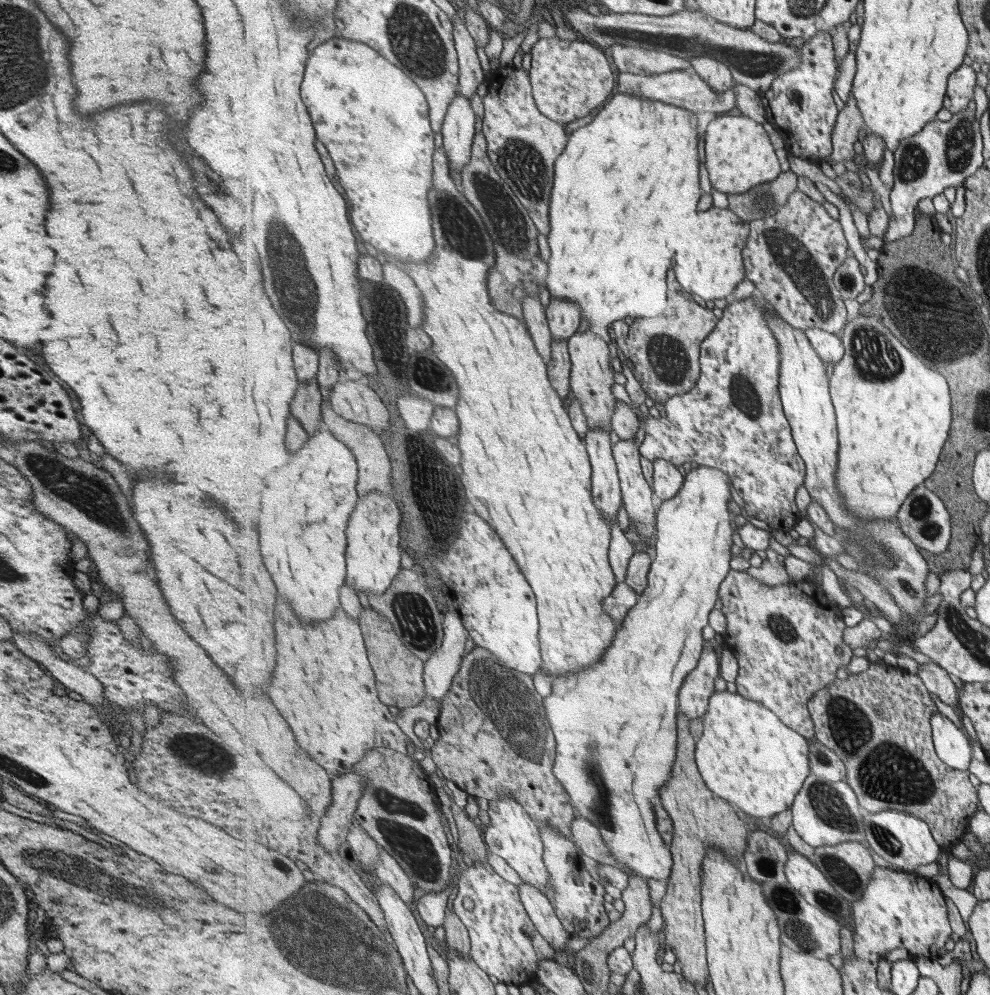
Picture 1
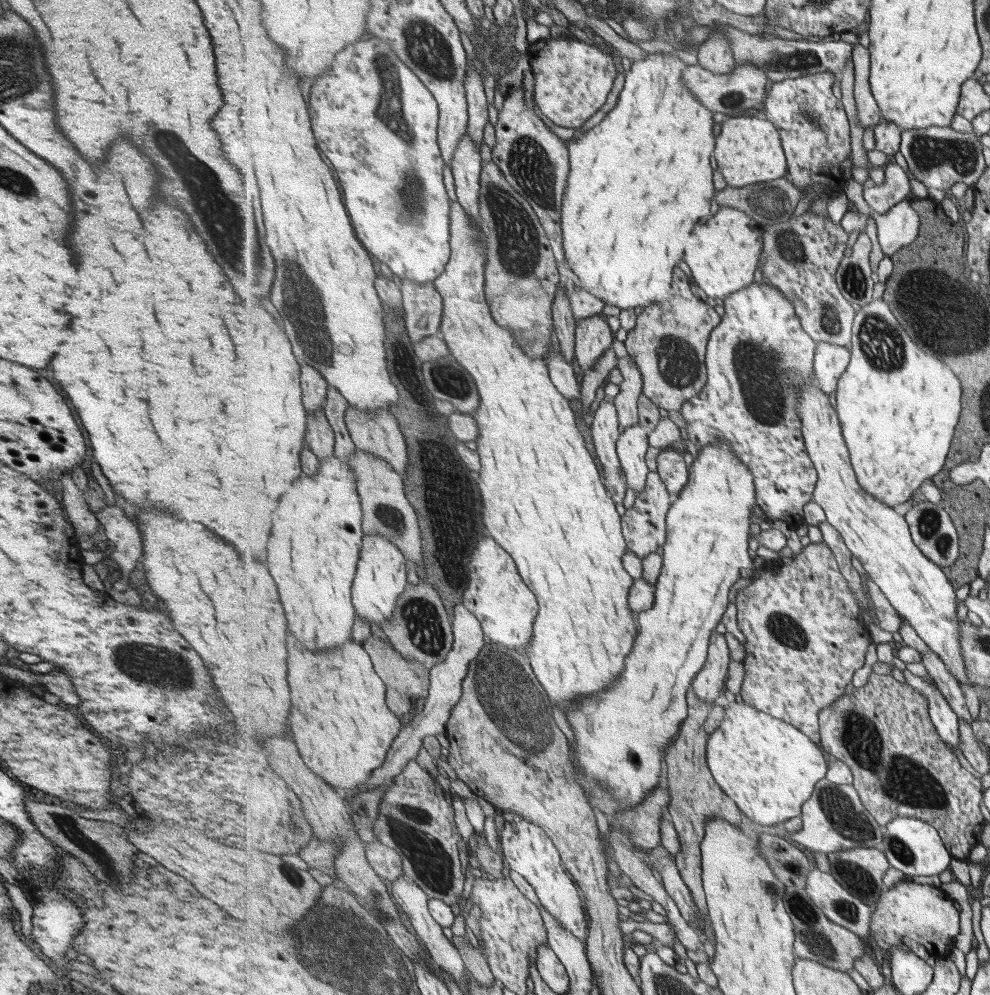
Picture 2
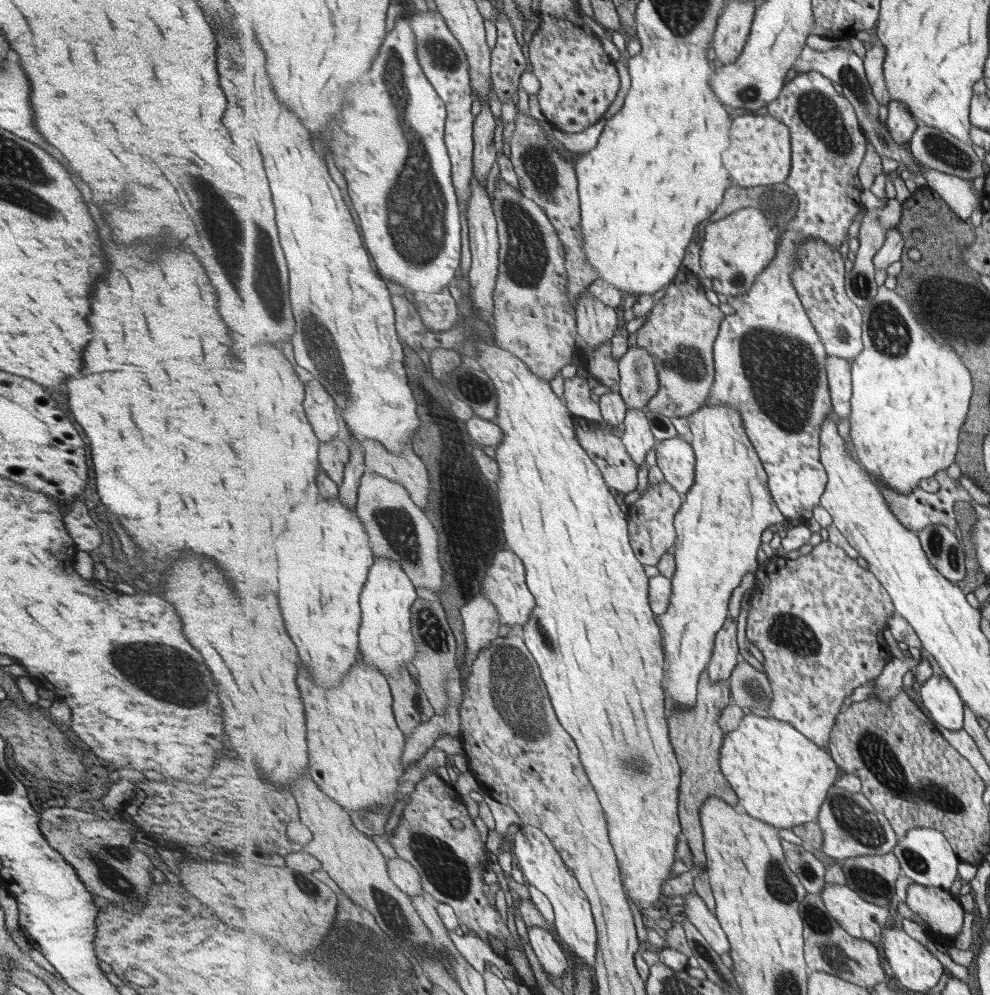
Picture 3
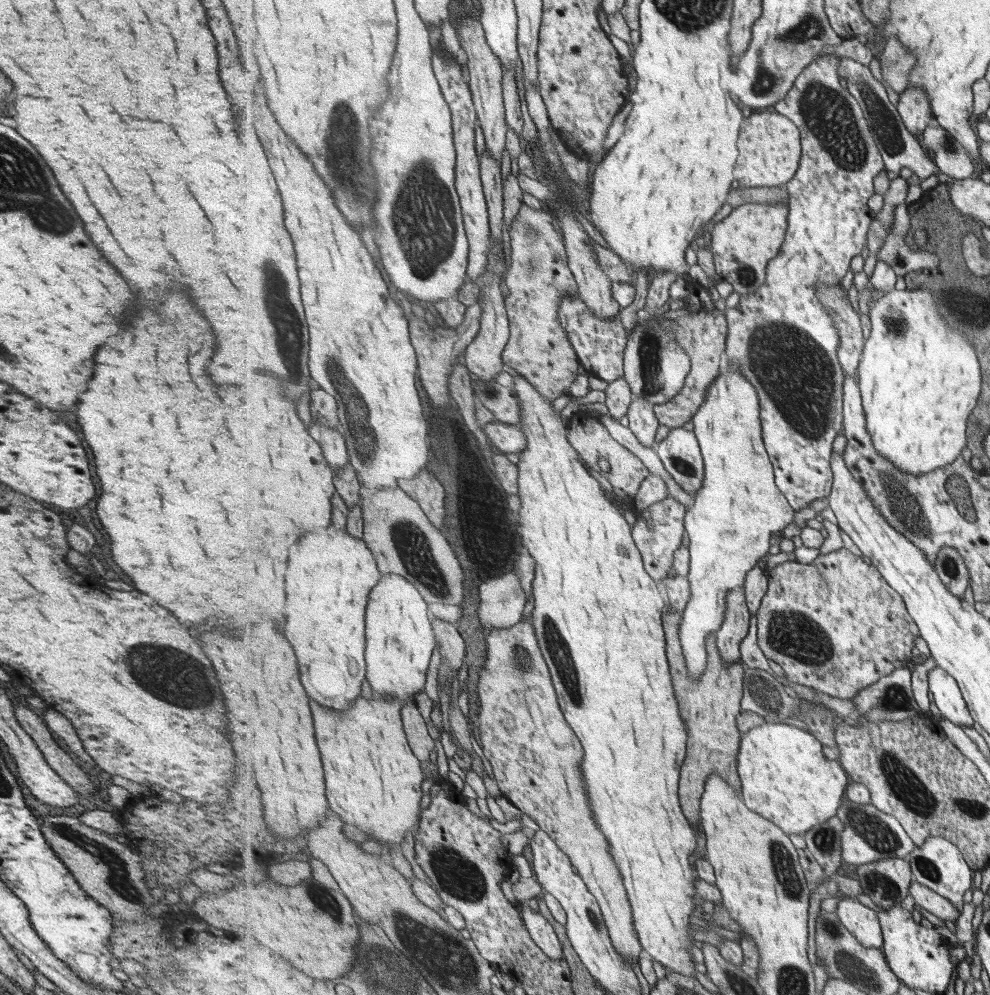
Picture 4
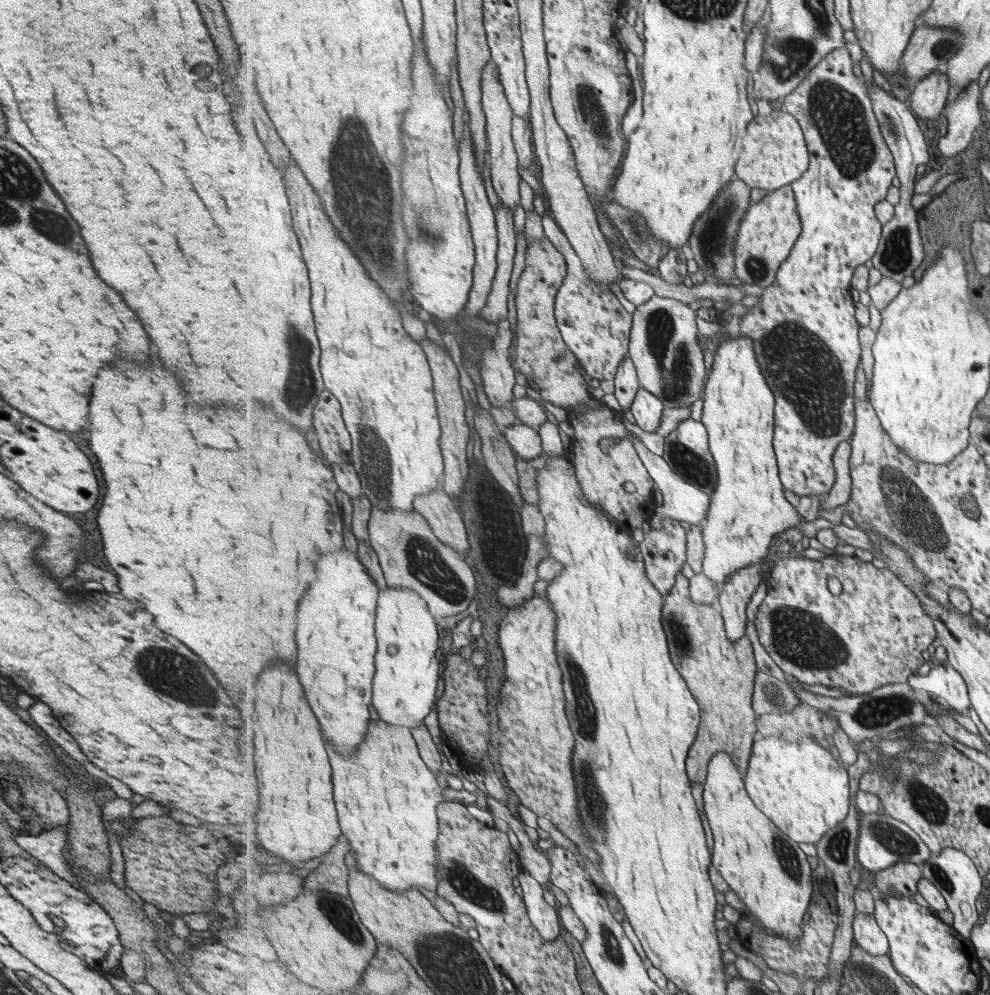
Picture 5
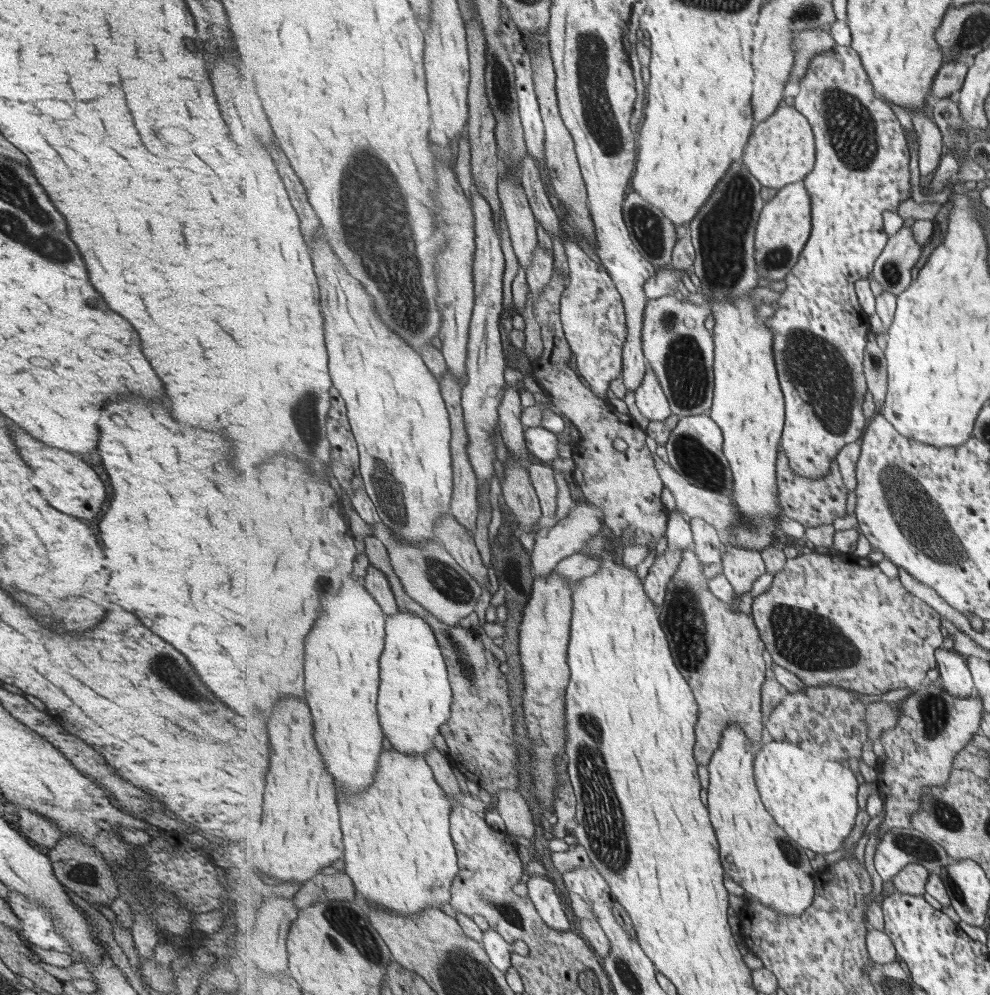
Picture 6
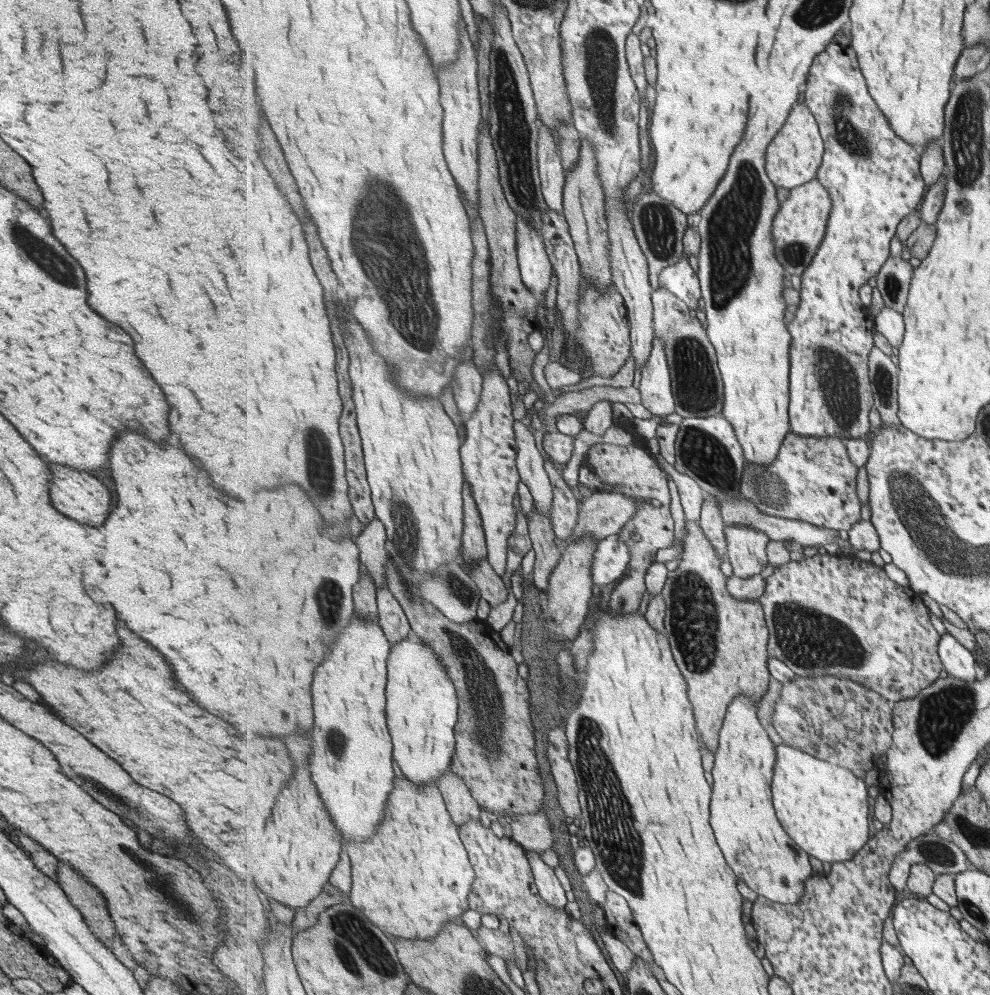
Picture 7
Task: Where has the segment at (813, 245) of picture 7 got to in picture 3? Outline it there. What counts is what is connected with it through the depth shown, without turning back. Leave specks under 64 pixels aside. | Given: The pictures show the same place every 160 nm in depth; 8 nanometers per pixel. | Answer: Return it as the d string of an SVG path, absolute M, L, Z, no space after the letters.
M753 207L743 208L715 222L708 222L701 245L700 266L701 272L711 280L713 290L727 297L749 292L758 276L774 260L782 226L761 209Z

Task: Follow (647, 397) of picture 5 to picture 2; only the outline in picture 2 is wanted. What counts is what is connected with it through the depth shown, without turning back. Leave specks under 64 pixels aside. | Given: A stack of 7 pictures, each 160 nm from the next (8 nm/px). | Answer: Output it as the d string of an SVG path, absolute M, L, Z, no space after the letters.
M637 424L625 429L617 443L622 468L626 472L626 483L636 493L646 489L646 480L651 471L646 461L650 449L649 435L645 427Z

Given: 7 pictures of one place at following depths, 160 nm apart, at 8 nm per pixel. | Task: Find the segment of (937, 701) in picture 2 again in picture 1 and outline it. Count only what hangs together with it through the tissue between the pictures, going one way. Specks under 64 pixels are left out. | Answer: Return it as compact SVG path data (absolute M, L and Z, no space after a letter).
M941 712L934 714L932 729L936 750L943 762L959 770L969 770L974 758L966 731L959 730L959 726Z

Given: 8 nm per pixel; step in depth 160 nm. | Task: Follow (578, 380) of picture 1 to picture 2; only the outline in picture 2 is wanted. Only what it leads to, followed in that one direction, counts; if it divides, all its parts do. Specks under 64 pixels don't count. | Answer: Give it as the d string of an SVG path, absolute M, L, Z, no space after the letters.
M593 315L576 321L576 360L584 373L593 370L599 359L611 349L614 336L606 317Z

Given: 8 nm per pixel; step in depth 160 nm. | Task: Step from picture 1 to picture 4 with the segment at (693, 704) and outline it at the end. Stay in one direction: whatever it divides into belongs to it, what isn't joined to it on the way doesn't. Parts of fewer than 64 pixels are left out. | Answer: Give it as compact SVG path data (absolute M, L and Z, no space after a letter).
M743 587L730 590L726 598L726 618L716 632L717 646L726 663L741 661L741 641L749 632L751 612L747 606L747 596Z

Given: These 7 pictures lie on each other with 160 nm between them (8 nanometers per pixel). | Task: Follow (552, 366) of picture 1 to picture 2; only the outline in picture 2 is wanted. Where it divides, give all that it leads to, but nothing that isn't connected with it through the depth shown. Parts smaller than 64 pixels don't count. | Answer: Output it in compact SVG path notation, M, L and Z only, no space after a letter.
M563 287L558 288L553 305L556 334L560 350L566 361L572 364L576 357L576 318L570 298Z

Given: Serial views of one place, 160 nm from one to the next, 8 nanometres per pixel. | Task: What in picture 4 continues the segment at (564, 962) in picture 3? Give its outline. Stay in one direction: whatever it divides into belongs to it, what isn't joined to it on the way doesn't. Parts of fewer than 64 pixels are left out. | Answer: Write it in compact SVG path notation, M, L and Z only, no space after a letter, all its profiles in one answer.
M532 902L524 903L522 908L522 918L526 928L531 933L534 941L554 960L563 959L563 948L561 942L553 930L553 926L549 924L549 920L541 914L535 912Z

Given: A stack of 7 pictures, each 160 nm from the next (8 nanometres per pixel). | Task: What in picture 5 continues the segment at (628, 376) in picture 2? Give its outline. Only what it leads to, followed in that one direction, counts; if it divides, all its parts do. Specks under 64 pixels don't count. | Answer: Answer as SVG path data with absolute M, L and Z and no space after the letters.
M656 294L651 300L636 307L633 315L629 356L637 367L641 388L659 398L666 408L683 409L693 406L697 400L703 400L708 377L704 348L697 327L697 306Z

